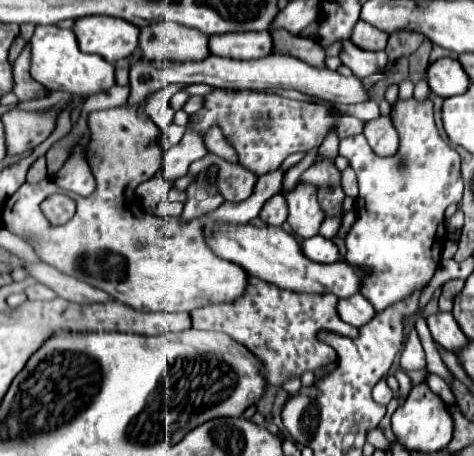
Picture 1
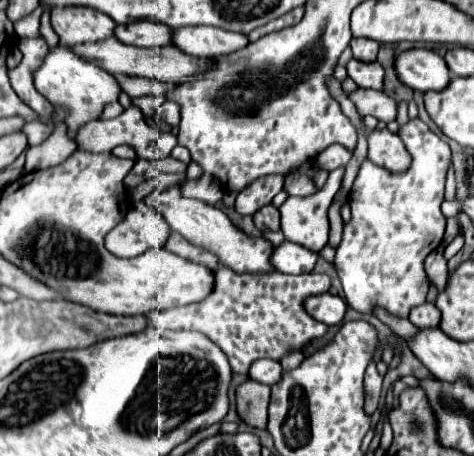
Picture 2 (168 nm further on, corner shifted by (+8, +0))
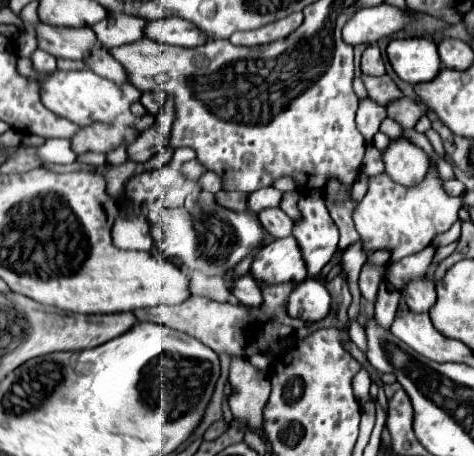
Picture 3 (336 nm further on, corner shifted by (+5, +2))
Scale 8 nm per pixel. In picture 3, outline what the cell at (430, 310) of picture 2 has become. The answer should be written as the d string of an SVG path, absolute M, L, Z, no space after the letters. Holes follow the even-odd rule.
M427 278L413 280L401 290L401 294L405 296L411 312L415 312L415 314L429 312L431 306L435 304L435 282L427 280Z

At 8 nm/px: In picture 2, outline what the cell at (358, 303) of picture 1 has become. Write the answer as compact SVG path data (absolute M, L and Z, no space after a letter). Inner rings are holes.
M324 292L324 294L316 294L316 296L308 296L304 300L304 310L312 318L332 326L332 324L342 322L342 318L346 314L346 302L340 296Z

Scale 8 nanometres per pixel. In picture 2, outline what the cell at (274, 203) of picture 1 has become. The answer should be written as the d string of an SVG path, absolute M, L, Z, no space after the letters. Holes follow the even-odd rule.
M272 204L260 208L254 214L254 224L262 232L268 232L268 230L276 232L276 230L280 230L280 212L278 212L278 208L274 208Z

